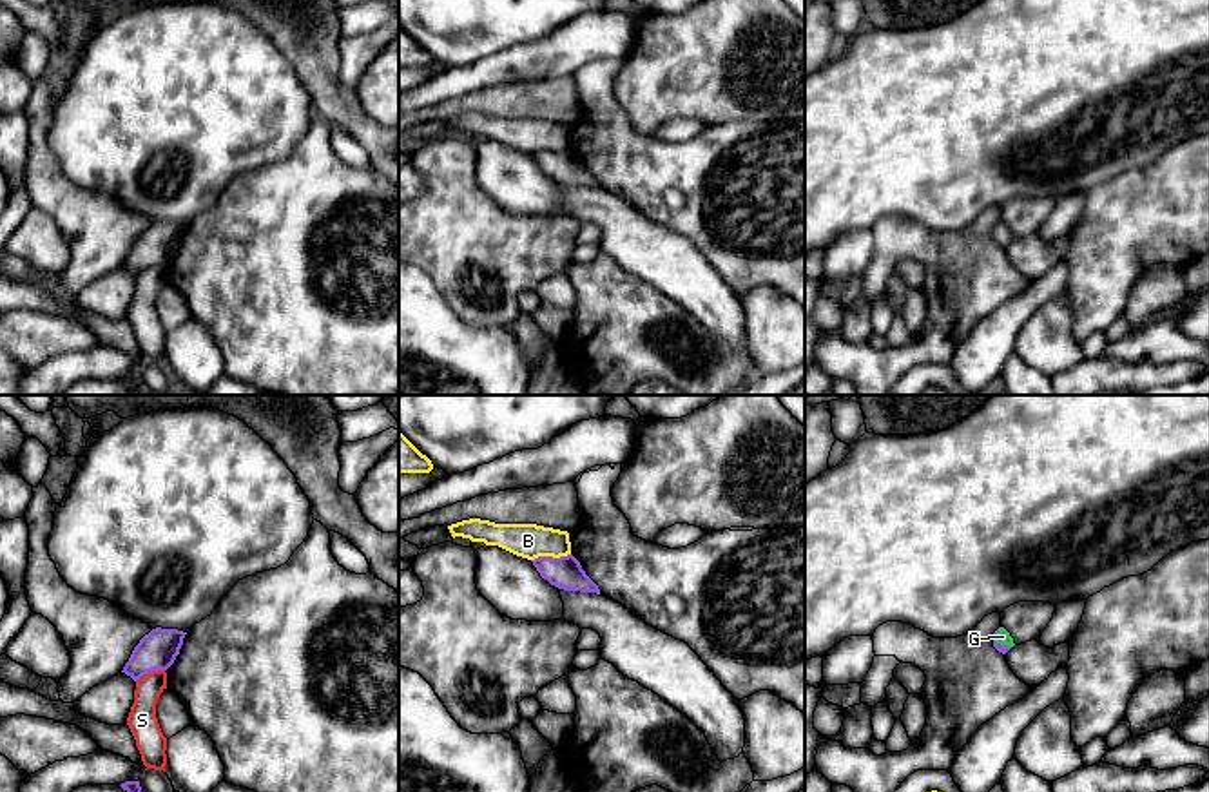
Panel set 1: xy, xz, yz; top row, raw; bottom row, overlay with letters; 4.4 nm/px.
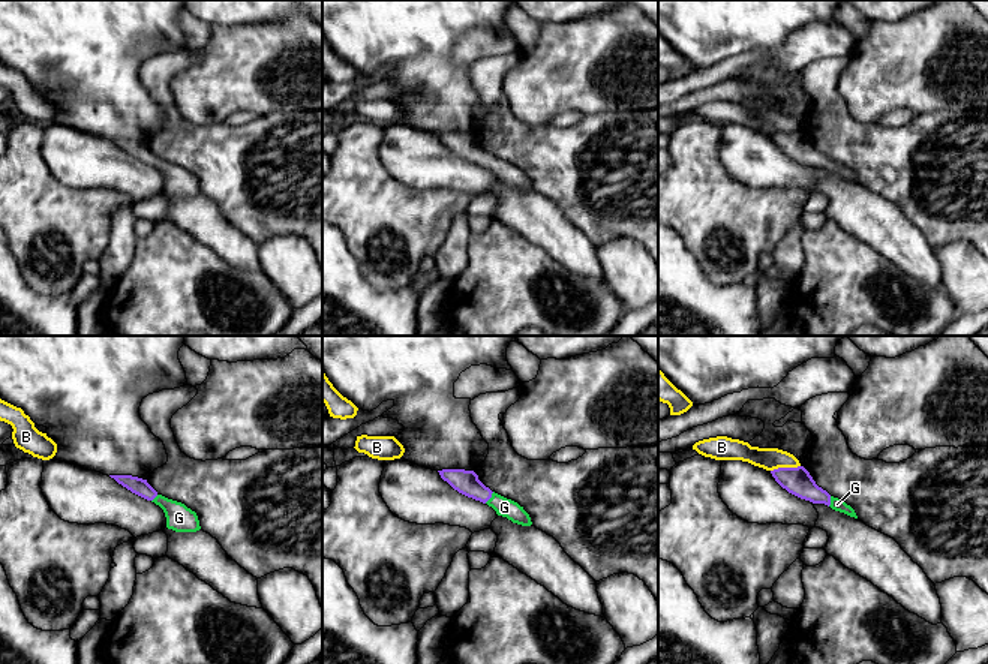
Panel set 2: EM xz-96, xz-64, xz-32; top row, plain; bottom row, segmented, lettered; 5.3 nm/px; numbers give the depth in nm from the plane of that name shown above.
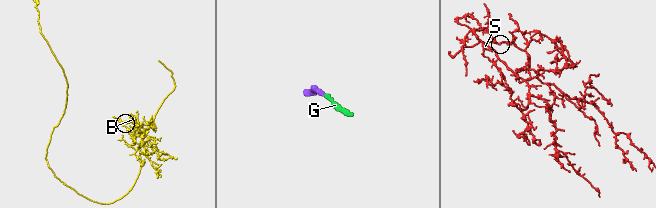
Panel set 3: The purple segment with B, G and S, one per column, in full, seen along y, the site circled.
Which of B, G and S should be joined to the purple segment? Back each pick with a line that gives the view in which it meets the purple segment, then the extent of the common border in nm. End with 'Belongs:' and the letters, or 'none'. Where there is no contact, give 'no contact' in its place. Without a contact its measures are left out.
G: meets purple in yz; contact 110 nm long
Belongs: G

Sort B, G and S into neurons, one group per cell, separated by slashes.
B / G / S

